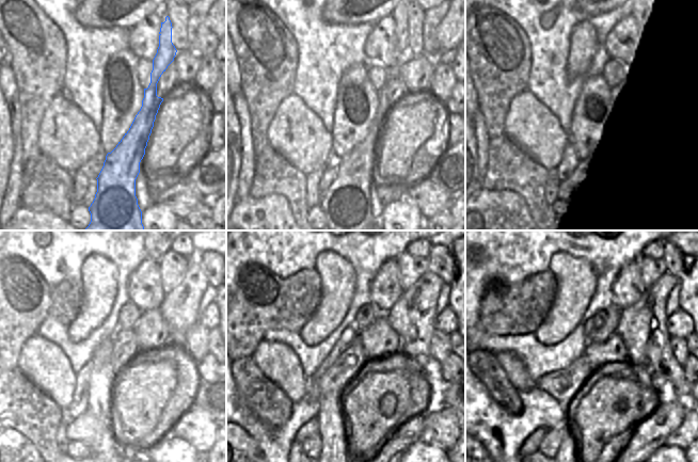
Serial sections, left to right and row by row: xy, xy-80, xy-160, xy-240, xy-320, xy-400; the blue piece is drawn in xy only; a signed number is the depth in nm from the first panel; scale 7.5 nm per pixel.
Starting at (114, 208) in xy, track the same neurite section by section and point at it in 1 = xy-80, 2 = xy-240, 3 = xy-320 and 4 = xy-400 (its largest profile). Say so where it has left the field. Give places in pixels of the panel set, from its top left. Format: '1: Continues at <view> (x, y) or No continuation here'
1: Continues at xy-80 (346, 203)
2: Continues at xy-240 (85, 428)
3: Continues at xy-320 (310, 429)
4: Continues at xy-400 (530, 444).

